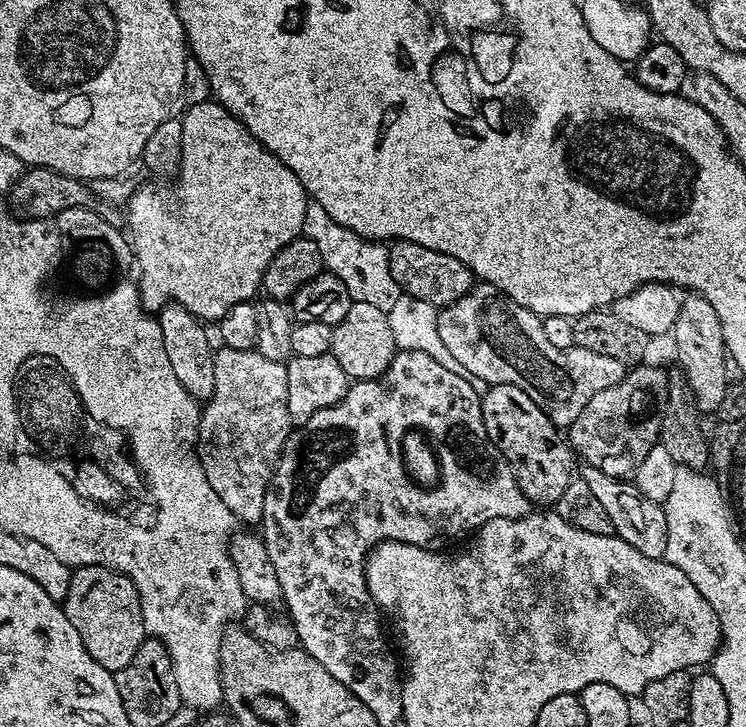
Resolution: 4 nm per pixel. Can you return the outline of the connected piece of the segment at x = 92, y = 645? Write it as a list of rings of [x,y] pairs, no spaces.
[[[82,565],[70,578],[70,590],[62,601],[66,618],[78,630],[82,646],[110,673],[122,670],[138,654],[138,646],[146,639],[142,602],[134,582],[125,572],[115,572],[106,566]]]

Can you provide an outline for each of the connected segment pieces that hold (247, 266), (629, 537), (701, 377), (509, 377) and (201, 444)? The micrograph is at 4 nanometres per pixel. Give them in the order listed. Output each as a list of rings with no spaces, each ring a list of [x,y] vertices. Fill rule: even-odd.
[[[208,99],[200,105],[188,106],[184,113],[186,114],[183,114],[181,119],[181,158],[179,169],[174,176],[176,184],[152,185],[152,182],[145,182],[141,185],[126,205],[126,232],[130,237],[135,267],[140,267],[140,280],[138,279],[140,300],[149,313],[159,313],[164,305],[175,302],[181,304],[186,310],[193,312],[196,319],[201,322],[209,322],[208,320],[219,322],[235,304],[251,301],[253,299],[252,295],[261,291],[264,275],[274,258],[274,254],[278,254],[278,250],[282,250],[292,240],[301,239],[304,231],[304,219],[306,218],[306,206],[310,203],[310,197],[304,191],[302,182],[298,182],[296,175],[279,158],[270,154],[270,150],[263,148],[252,137],[250,130],[246,130],[246,126],[242,126],[242,122],[231,116],[221,104]]]
[[[584,464],[579,469],[579,479],[590,486],[590,491],[594,493],[594,498],[598,498],[598,503],[606,510],[606,515],[610,517],[610,522],[614,522],[614,533],[621,536],[638,554],[646,554],[646,558],[663,560],[666,554],[666,514],[661,501],[646,498],[636,489],[635,483],[627,479],[619,480],[610,474],[602,474],[594,466]]]
[[[688,294],[681,299],[680,313],[672,327],[671,339],[676,339],[676,356],[680,359],[679,371],[688,380],[690,390],[696,396],[696,407],[701,413],[715,413],[725,403],[730,375],[730,357],[724,341],[724,327],[714,312],[714,306],[704,296]]]
[[[480,282],[472,287],[458,302],[448,304],[439,309],[437,332],[446,350],[453,355],[458,364],[469,377],[484,379],[493,384],[513,384],[518,390],[526,390],[530,398],[546,413],[557,428],[564,430],[573,424],[578,414],[606,386],[614,386],[623,378],[626,365],[618,362],[618,358],[606,358],[606,354],[594,354],[594,350],[582,350],[578,347],[559,348],[546,338],[544,321],[530,310],[518,306],[506,294],[502,294],[494,286]]]
[[[221,347],[214,355],[214,394],[203,405],[196,454],[204,468],[206,482],[214,486],[214,494],[226,502],[237,521],[259,525],[264,519],[266,494],[284,444],[294,431],[290,406],[286,406],[287,363],[271,360],[251,348],[234,350]]]

